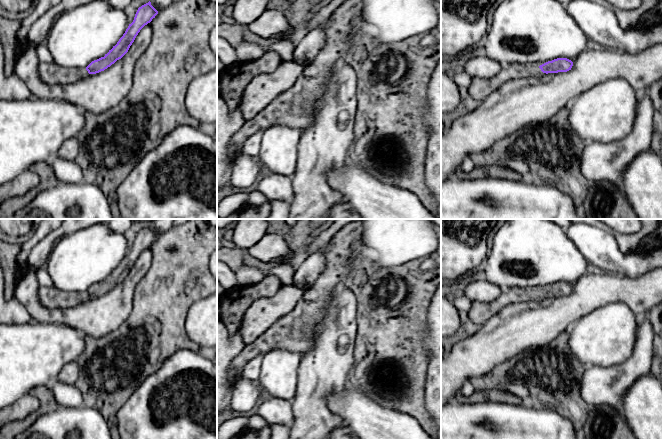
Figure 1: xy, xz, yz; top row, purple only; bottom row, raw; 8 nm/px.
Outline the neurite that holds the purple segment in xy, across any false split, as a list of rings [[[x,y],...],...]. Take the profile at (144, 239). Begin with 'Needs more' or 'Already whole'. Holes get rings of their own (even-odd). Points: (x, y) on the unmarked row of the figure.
Needs more. [[[149,225],[138,232],[133,246],[129,248],[117,268],[113,270],[113,272],[109,274],[104,281],[92,285],[85,293],[64,292],[53,285],[50,287],[40,287],[38,292],[38,299],[40,303],[49,309],[64,309],[79,305],[90,298],[96,298],[104,295],[128,276],[140,254],[150,247],[157,238],[158,235]]]

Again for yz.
Already whole. [[[557,282],[539,290],[543,297],[558,297],[571,294],[573,286],[567,282]]]

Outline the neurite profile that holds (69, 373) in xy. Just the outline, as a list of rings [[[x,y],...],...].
[[[76,361],[69,362],[63,366],[56,380],[65,384],[75,385],[80,373],[80,368]]]

